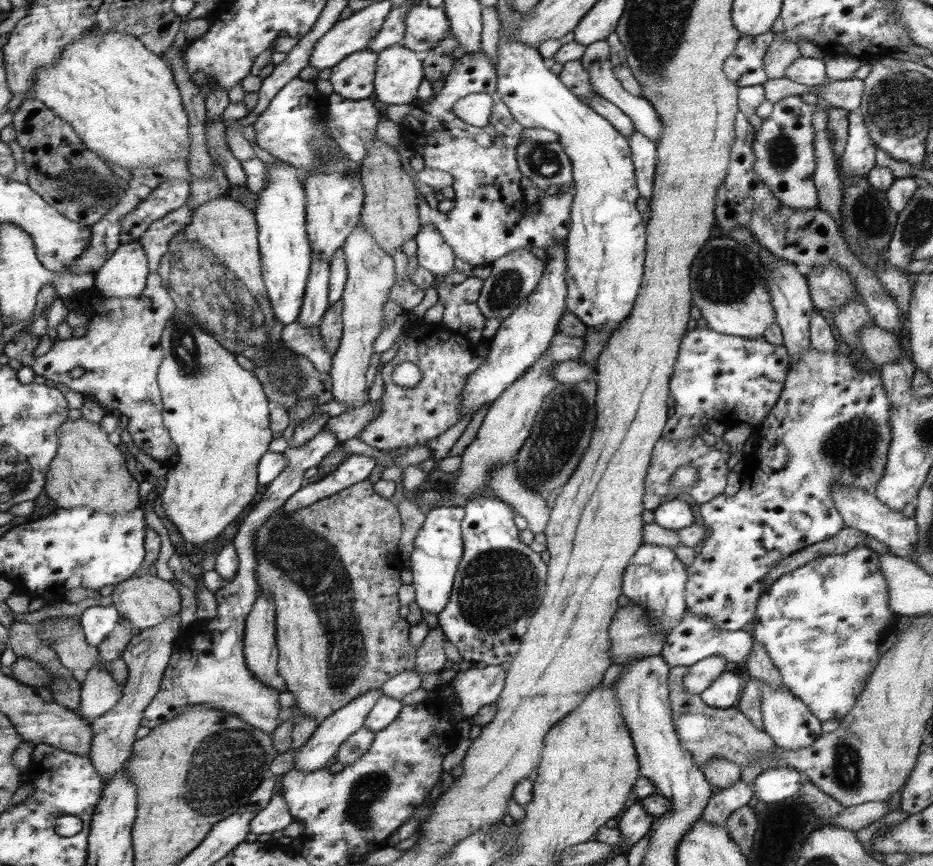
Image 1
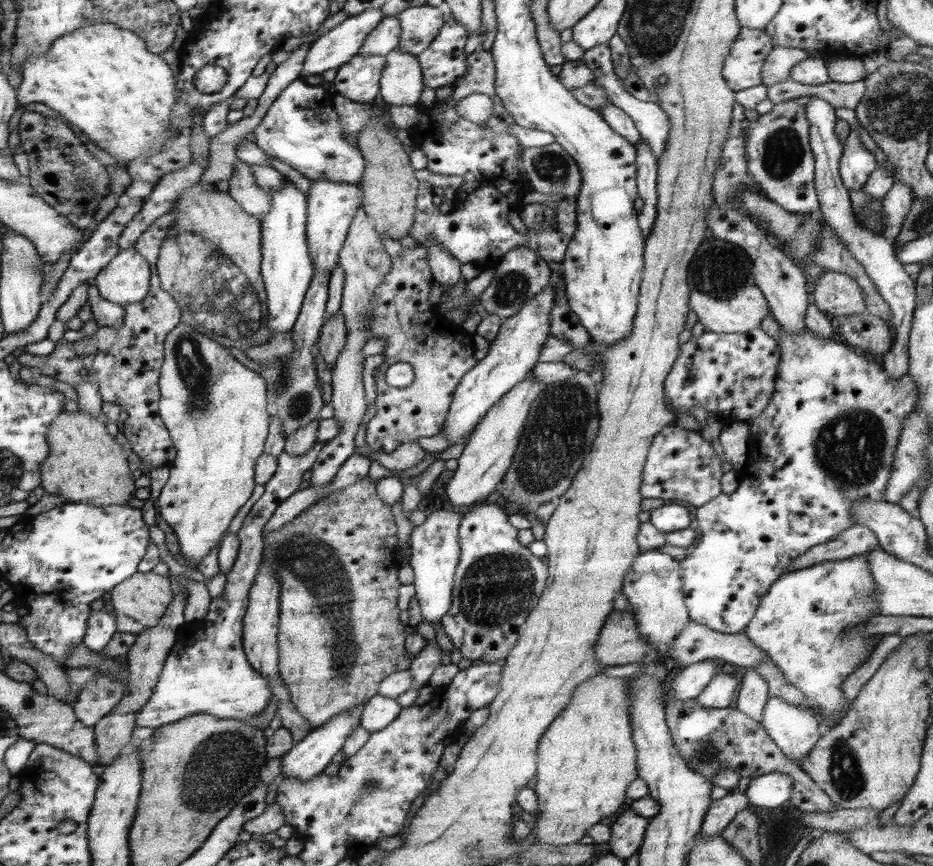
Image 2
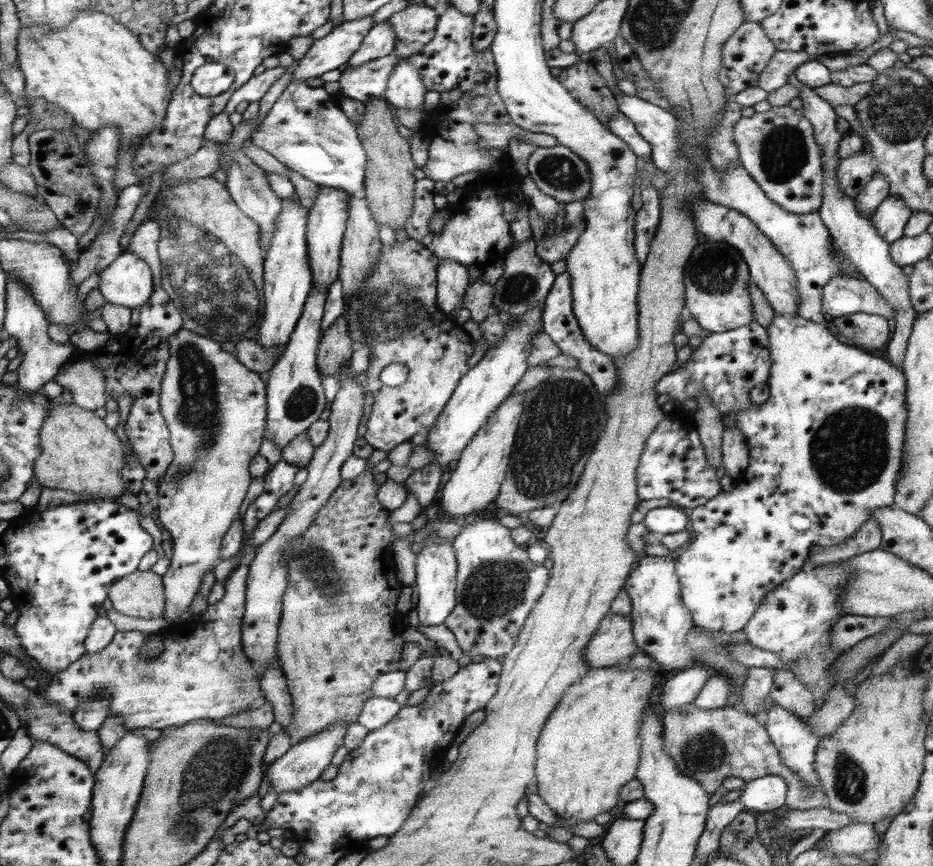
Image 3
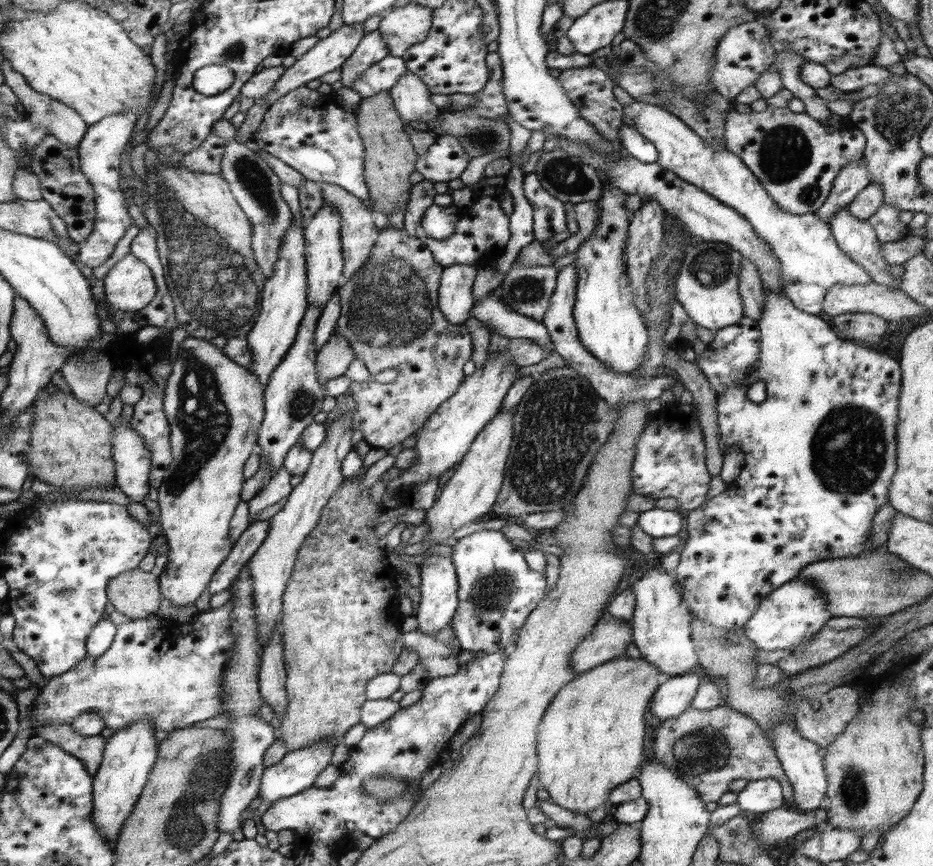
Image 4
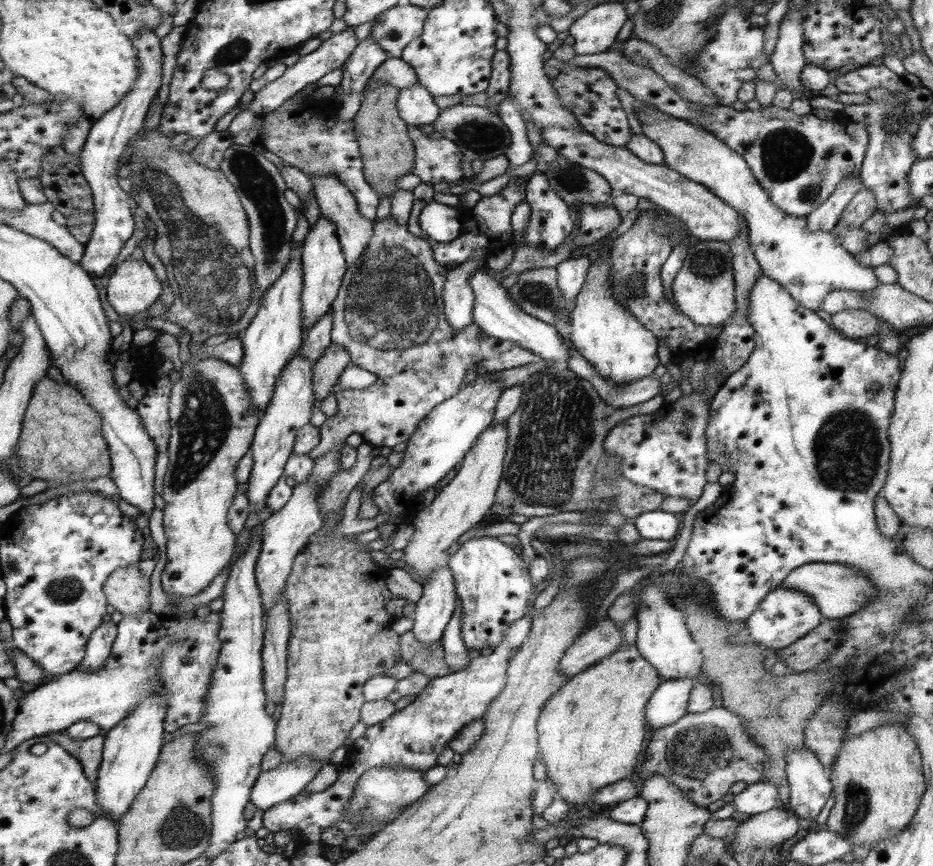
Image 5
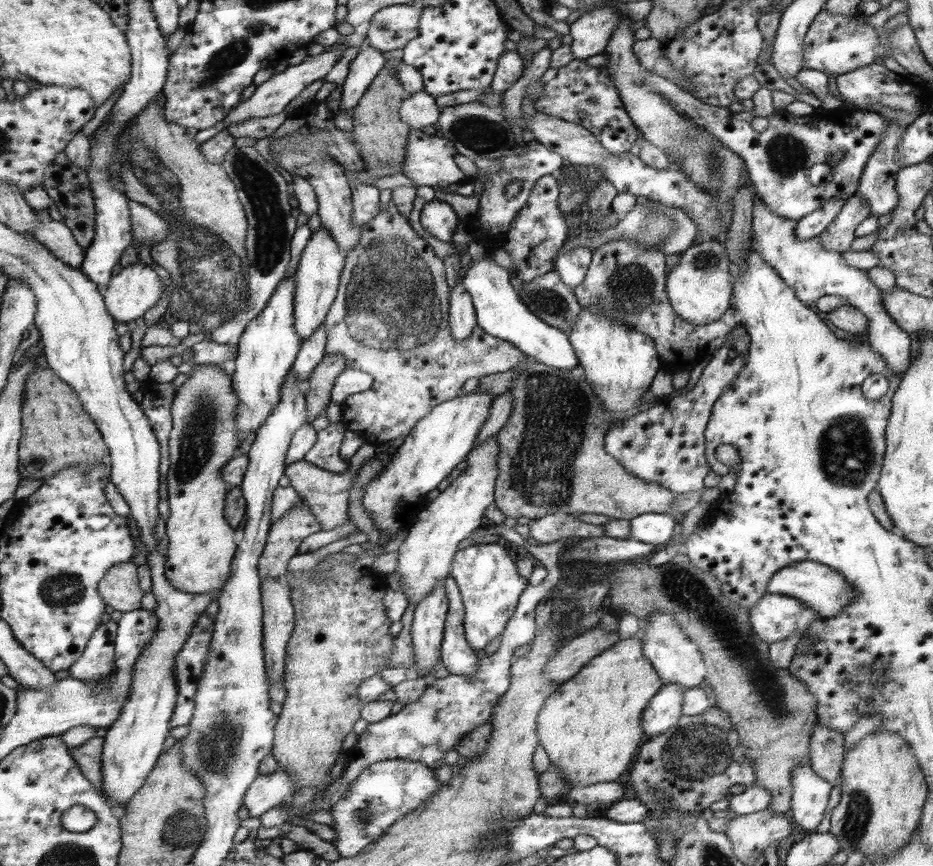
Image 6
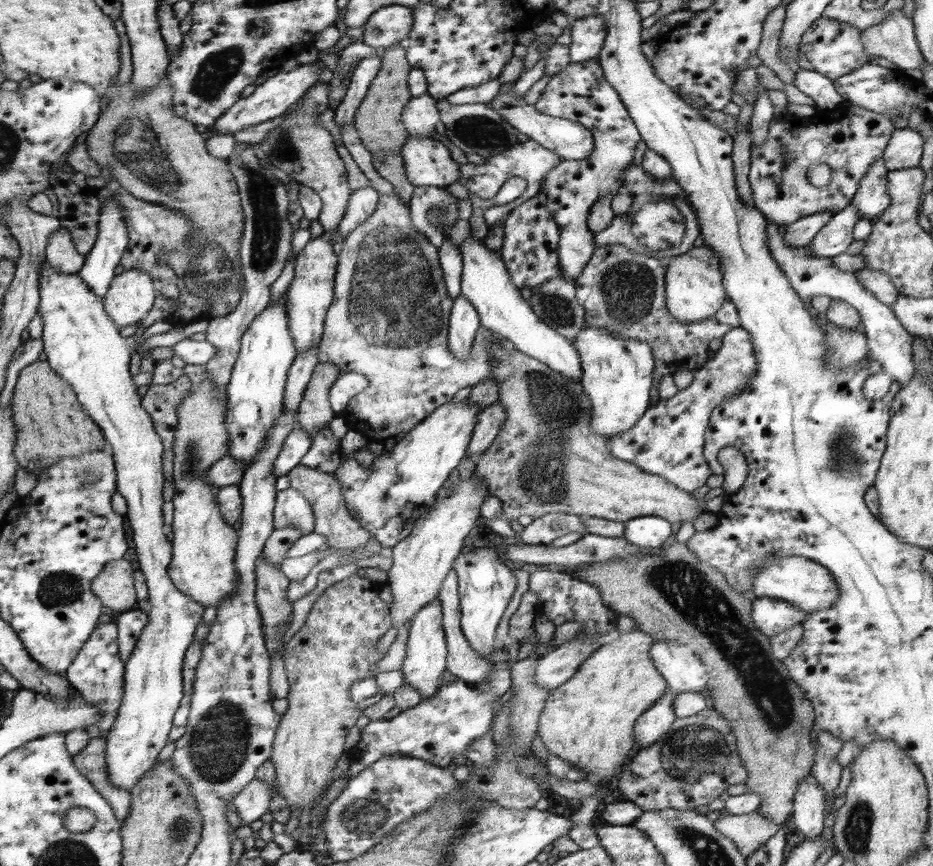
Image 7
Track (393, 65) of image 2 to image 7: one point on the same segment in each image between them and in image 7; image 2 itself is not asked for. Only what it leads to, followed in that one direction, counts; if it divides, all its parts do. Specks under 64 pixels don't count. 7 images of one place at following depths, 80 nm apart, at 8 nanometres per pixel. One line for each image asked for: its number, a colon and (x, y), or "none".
3: (405, 89)
4: (411, 98)
5: (415, 105)
6: (420, 109)
7: (420, 115)

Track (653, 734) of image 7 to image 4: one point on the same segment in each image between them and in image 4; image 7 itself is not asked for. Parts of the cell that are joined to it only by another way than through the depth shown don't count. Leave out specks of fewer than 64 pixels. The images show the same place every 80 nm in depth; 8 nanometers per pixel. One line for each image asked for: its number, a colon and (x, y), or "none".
4: (676, 694)
5: (669, 702)
6: (663, 712)

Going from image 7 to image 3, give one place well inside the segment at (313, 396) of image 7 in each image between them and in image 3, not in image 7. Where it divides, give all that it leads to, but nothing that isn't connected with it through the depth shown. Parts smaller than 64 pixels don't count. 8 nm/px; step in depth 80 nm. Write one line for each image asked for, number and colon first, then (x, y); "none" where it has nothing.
3: (335, 350)
4: (334, 358)
5: (327, 369)
6: (319, 384)

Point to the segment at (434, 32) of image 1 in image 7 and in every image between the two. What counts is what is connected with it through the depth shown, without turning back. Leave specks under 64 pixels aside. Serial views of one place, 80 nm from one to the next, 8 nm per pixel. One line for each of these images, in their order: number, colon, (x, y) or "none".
2: (420, 25)
3: (414, 27)
4: (402, 27)
5: (395, 28)
6: (392, 27)
7: (388, 25)

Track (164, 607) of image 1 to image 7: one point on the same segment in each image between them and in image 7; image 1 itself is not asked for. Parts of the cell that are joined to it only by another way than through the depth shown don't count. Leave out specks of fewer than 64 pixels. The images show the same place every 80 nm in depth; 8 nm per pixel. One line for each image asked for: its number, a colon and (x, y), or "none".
2: (145, 597)
3: (142, 594)
4: (136, 593)
5: (127, 589)
6: (121, 589)
7: (115, 587)

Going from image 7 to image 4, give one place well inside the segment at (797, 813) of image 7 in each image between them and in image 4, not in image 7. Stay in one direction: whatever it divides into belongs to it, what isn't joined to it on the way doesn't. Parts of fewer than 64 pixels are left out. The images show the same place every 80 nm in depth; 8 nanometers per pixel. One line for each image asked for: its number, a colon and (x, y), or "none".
4: (802, 761)
5: (810, 787)
6: (810, 792)

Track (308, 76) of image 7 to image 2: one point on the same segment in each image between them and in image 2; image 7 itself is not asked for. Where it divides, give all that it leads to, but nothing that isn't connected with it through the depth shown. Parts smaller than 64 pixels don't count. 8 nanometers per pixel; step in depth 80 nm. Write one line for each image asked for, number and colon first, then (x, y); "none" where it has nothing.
2: (341, 43)
3: (333, 51)
4: (328, 54)
5: (332, 53)
6: (270, 98)

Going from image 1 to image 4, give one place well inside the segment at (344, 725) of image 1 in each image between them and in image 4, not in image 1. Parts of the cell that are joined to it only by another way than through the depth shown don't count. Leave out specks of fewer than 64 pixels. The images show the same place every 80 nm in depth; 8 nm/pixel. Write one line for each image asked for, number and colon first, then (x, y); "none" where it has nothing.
2: (308, 758)
3: (304, 762)
4: (298, 771)

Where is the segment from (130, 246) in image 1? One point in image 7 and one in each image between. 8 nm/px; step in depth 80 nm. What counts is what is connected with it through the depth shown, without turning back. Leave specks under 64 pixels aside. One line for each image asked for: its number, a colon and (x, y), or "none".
2: (127, 278)
3: (129, 282)
4: (129, 286)
5: (134, 287)
6: (133, 291)
7: (131, 296)

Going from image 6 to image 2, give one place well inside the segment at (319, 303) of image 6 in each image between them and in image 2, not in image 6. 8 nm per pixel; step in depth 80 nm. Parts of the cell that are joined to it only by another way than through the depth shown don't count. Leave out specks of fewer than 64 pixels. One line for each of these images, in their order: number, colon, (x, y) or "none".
2: (331, 205)
3: (327, 220)
4: (324, 254)
5: (325, 265)

